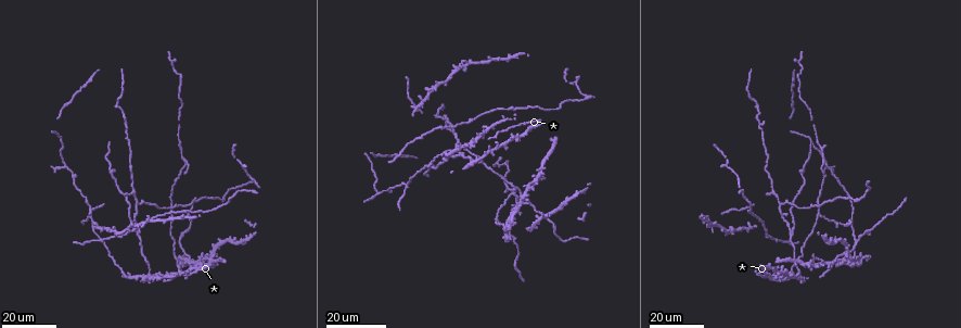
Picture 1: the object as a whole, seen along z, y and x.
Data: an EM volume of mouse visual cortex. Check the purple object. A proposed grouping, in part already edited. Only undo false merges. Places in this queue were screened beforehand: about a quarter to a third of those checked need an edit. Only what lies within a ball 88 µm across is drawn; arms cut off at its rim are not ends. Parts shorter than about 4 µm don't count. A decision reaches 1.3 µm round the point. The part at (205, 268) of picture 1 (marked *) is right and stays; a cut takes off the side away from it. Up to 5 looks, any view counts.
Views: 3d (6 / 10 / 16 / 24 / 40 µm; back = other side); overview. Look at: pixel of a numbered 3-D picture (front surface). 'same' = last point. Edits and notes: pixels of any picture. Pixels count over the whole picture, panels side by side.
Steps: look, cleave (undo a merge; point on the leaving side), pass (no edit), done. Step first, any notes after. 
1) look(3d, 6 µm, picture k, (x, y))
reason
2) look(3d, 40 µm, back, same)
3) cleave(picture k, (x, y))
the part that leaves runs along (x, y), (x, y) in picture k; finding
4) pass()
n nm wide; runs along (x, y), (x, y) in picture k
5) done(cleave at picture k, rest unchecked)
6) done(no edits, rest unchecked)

look(3d, 16 µm, picture 1, (771, 193))
small branch off a trunk

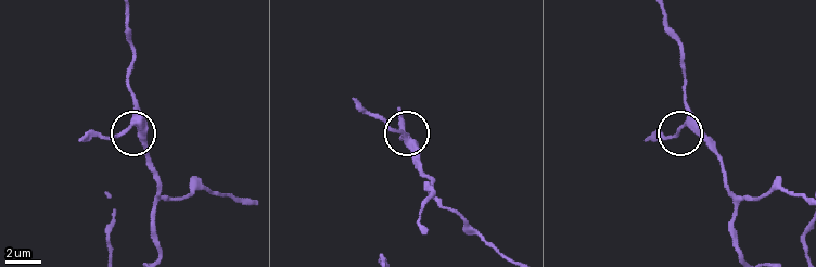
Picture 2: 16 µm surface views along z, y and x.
look(3d, 6 µm, picture 2, (687, 121))

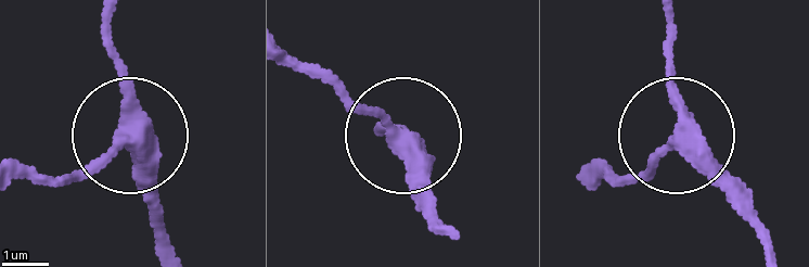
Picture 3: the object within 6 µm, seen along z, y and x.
look(3d, 6 µm, back, picture 3, (119, 137))

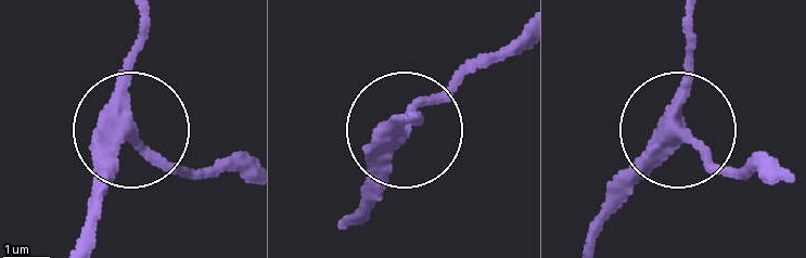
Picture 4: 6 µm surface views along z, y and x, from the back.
pass()
side arm 30 µm; runs along (349, 218), (376, 156), (477, 66) in picture 4; one neuron here

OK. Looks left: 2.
look(3d, 16 µm, picture 1, (818, 215))
three arms meet

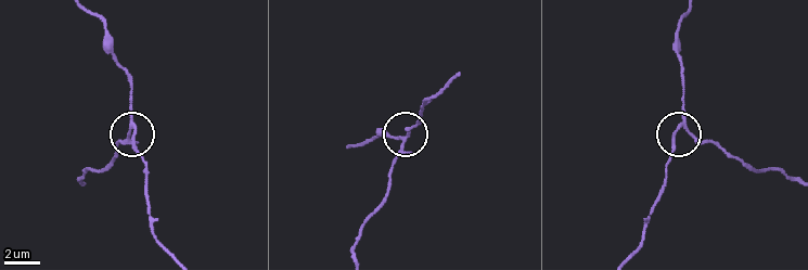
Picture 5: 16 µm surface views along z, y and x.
look(3d, 6 µm, picture 5, (132, 123))

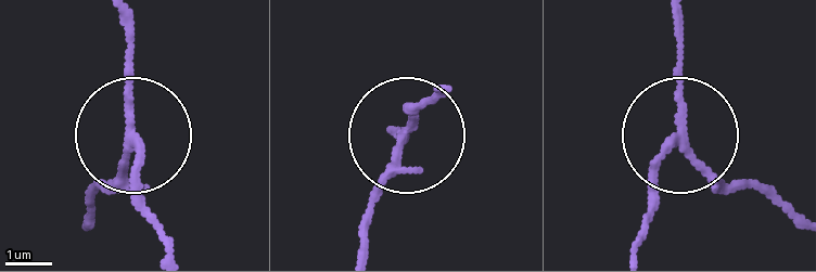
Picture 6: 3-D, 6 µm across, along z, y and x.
cleave(picture 6, (422, 170))
160 nm wide; the part that leaves runs along (408, 138), (361, 243) in picture 6; two neurons meet here

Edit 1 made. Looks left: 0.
done(cleave at picture 6, rest unchecked)

